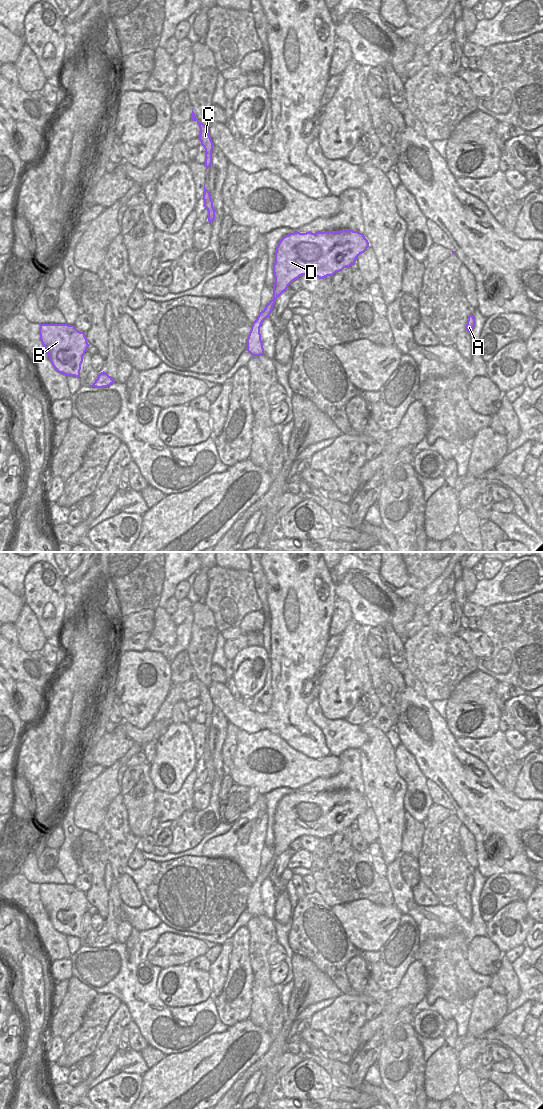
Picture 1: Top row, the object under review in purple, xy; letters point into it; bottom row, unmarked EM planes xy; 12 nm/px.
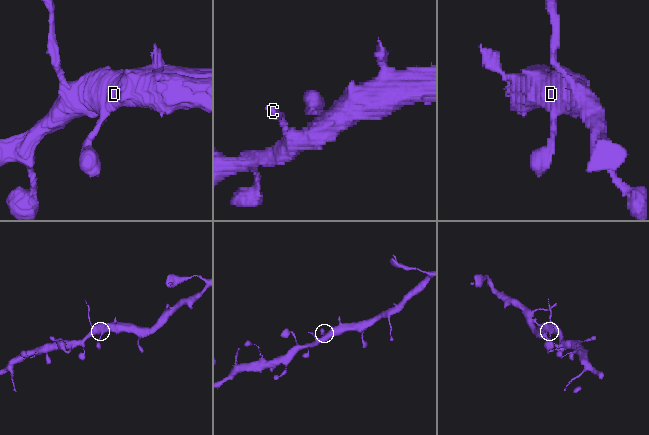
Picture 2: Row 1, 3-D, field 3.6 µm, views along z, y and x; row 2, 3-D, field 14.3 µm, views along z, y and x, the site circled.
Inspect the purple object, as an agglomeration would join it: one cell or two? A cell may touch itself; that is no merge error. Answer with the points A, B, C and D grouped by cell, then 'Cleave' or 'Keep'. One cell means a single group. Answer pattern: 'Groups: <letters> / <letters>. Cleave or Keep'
Groups: A B C D. Keep

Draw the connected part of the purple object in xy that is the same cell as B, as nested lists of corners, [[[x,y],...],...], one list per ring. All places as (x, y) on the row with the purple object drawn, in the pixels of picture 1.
[[[40,324],[41,343],[57,372],[66,376],[80,377],[83,356],[90,346],[84,332],[78,331],[74,325],[68,324]]]

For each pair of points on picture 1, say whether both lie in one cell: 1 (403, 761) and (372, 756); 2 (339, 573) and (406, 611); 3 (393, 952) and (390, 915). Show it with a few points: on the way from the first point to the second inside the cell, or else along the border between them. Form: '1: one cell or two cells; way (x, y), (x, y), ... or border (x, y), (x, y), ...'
1: two cells; border (394, 750), (396, 771), (405, 781)
2: one cell; way (356, 587), (374, 605), (389, 615)
3: two cells; border (402, 914), (392, 935), (379, 950)

